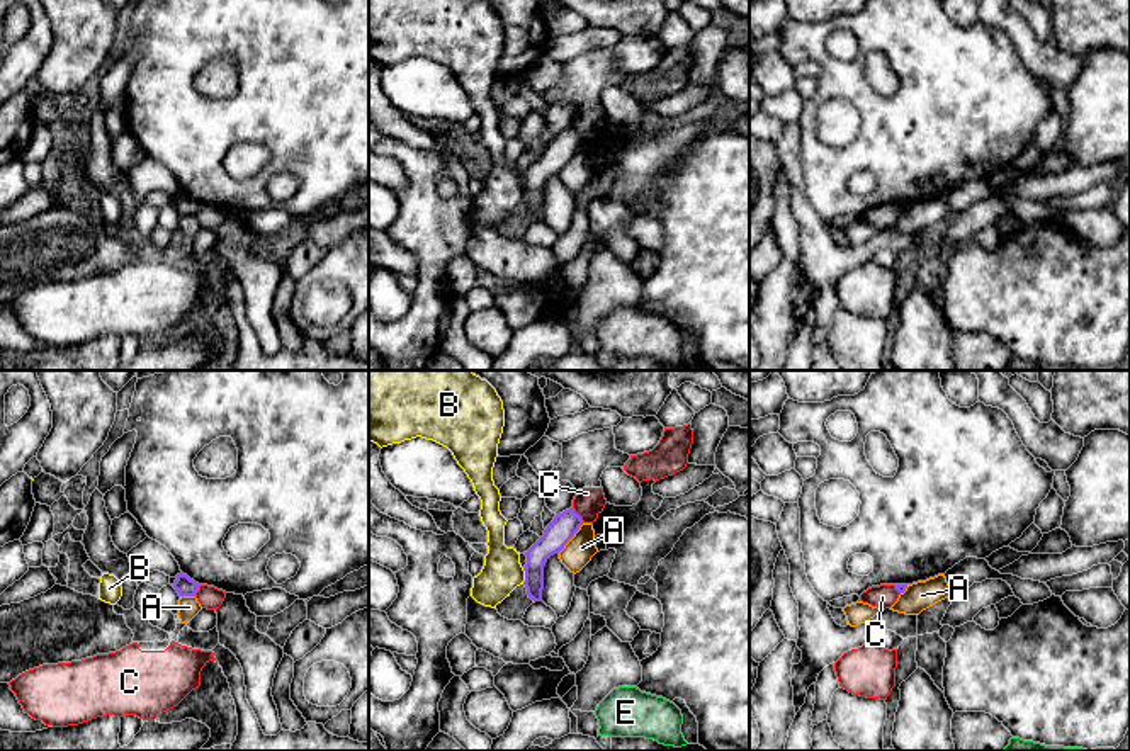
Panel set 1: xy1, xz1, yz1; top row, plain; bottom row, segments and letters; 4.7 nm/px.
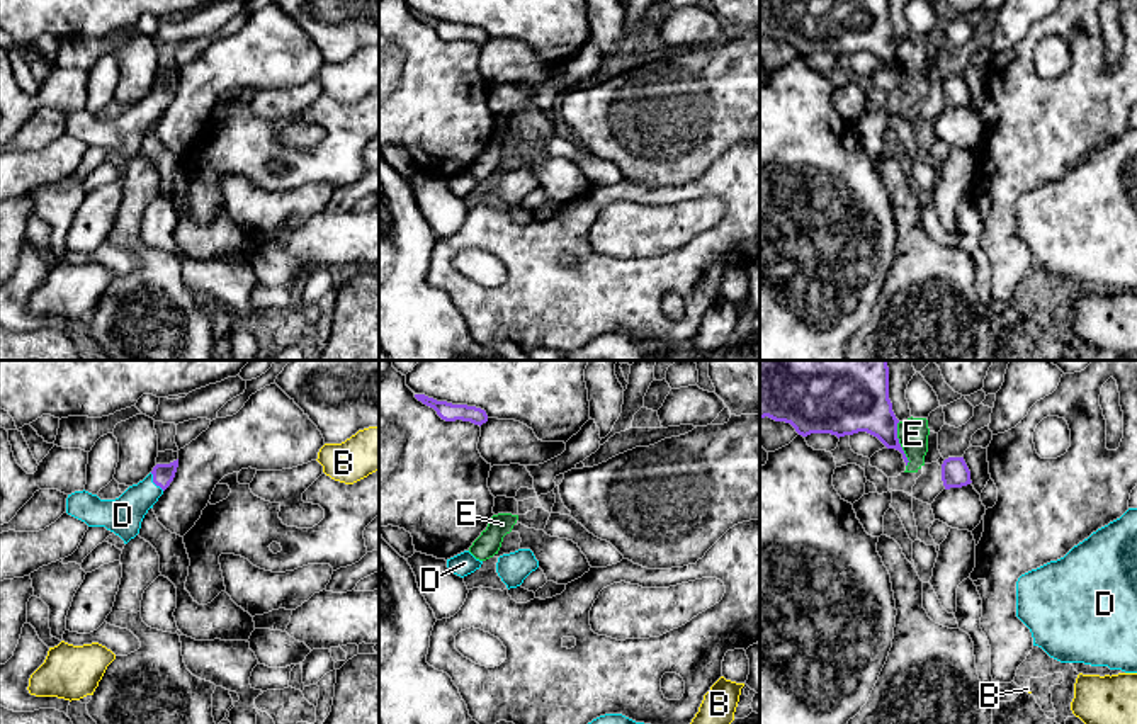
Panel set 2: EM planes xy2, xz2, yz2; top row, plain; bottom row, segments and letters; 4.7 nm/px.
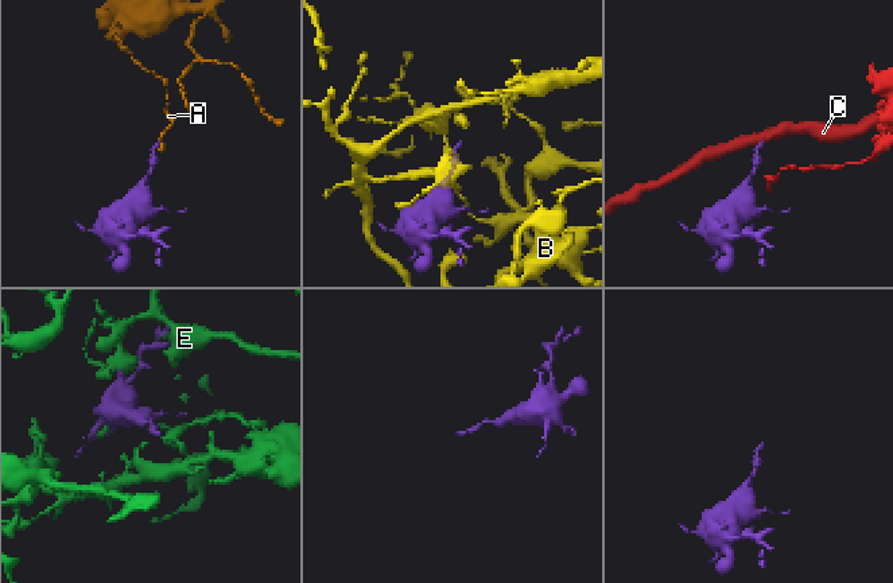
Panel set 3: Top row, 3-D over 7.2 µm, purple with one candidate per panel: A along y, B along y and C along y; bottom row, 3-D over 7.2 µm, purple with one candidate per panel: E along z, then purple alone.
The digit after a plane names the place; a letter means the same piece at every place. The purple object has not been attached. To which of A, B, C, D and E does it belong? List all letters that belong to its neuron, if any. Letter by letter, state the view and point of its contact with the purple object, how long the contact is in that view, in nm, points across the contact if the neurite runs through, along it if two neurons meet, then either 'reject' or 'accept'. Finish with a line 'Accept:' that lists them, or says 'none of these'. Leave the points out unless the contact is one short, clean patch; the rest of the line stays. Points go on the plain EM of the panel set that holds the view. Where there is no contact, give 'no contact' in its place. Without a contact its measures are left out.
A: xz1 (571, 157) | 190 nm | along xz1 (583, 143), (558, 172) | reject
B: xz1 (525, 197) | 70 nm | along xz1 (525, 191), (522, 203) | reject
C: xz1 (578, 135) | 90 nm | along xz1 (573, 126), (583, 141) | reject
D: xy2 (155, 102) | 110 nm | across xy2 (164, 94), (155, 102), (123, 135) | accept
E: yz2 (899, 63) | 220 nm | reject
Accept: D

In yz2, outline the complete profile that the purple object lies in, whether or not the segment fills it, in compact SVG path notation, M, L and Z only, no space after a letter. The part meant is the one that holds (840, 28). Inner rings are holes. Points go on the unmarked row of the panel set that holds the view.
M760 0L760 39L765 36L790 42L802 56L811 53L831 53L840 58L867 51L877 56L887 68L899 70L906 85L909 82L897 58L899 39L889 19L889 0Z

